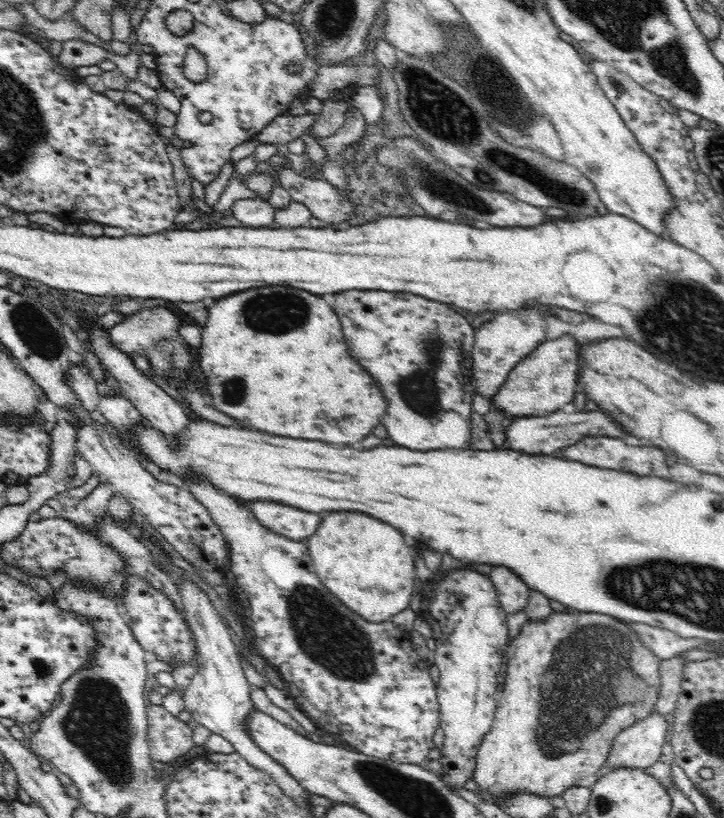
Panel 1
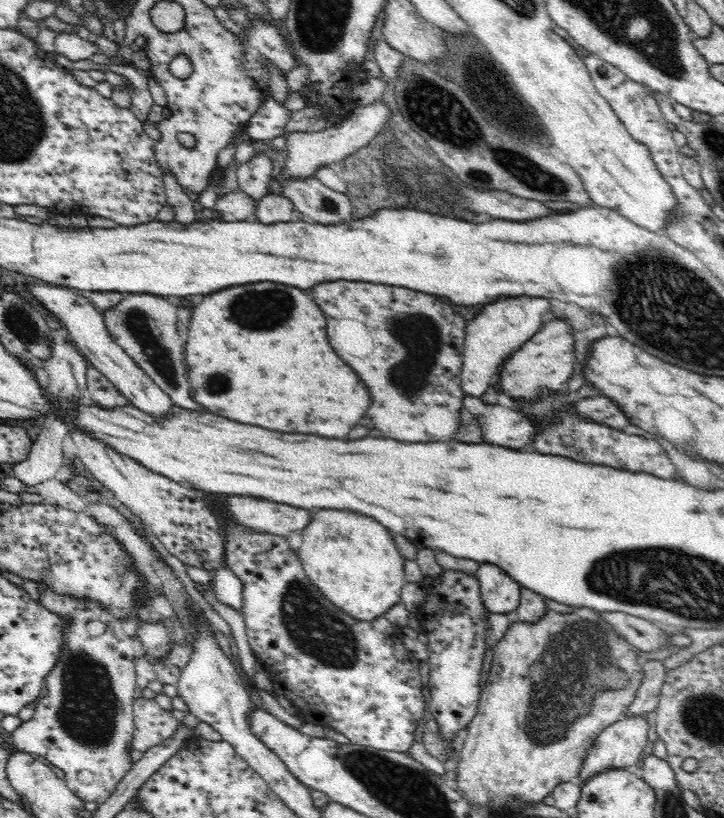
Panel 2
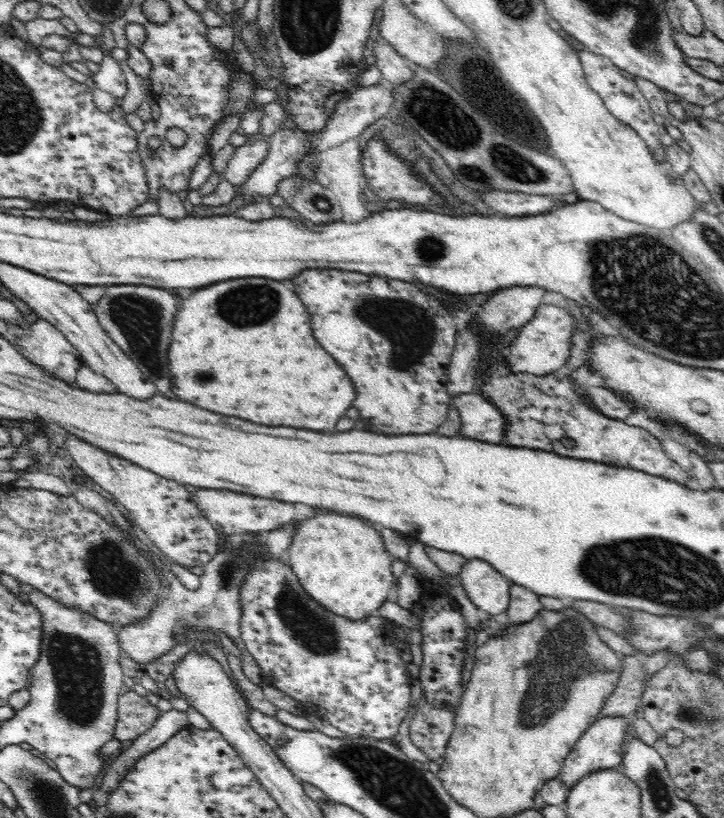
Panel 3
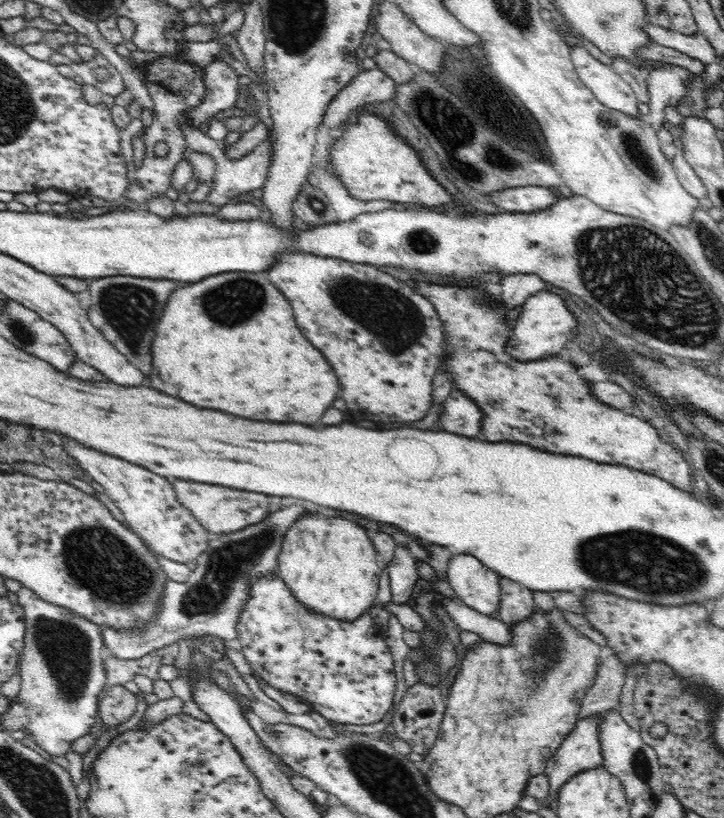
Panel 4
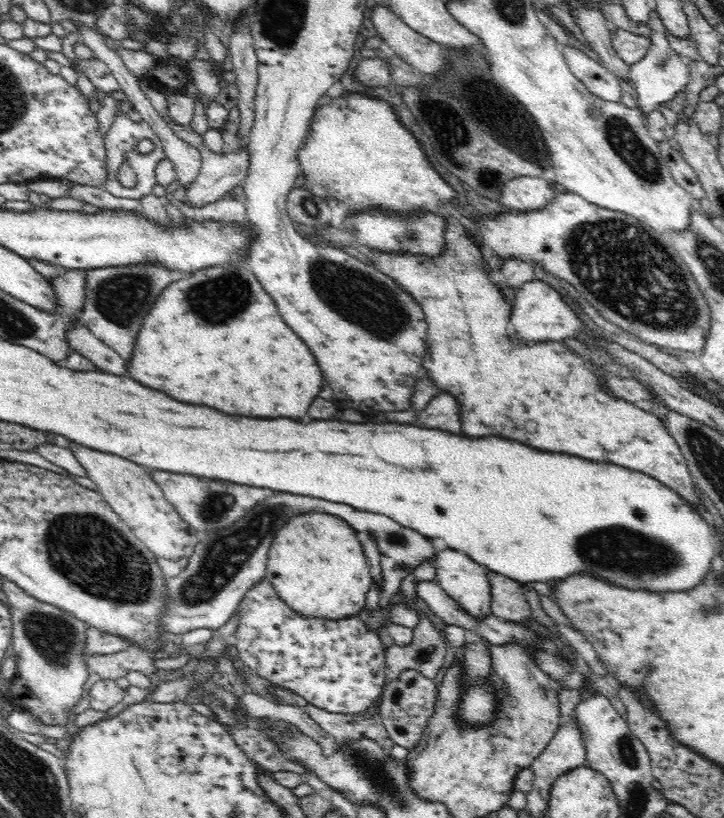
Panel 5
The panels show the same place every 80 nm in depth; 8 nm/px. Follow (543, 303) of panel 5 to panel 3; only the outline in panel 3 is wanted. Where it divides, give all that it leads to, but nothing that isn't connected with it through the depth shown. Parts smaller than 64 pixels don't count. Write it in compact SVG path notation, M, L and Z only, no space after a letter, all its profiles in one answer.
M544 303L534 318L510 342L508 364L512 371L528 371L528 373L555 373L566 367L571 355L572 332L576 329L574 319L562 307Z

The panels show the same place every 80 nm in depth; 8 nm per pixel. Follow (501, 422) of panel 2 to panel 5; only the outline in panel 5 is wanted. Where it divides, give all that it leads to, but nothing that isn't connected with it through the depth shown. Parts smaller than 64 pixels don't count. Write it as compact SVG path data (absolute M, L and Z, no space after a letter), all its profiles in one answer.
M440 394L428 406L418 412L419 426L440 429L457 435L467 436L463 430L463 420L458 400L450 394Z

